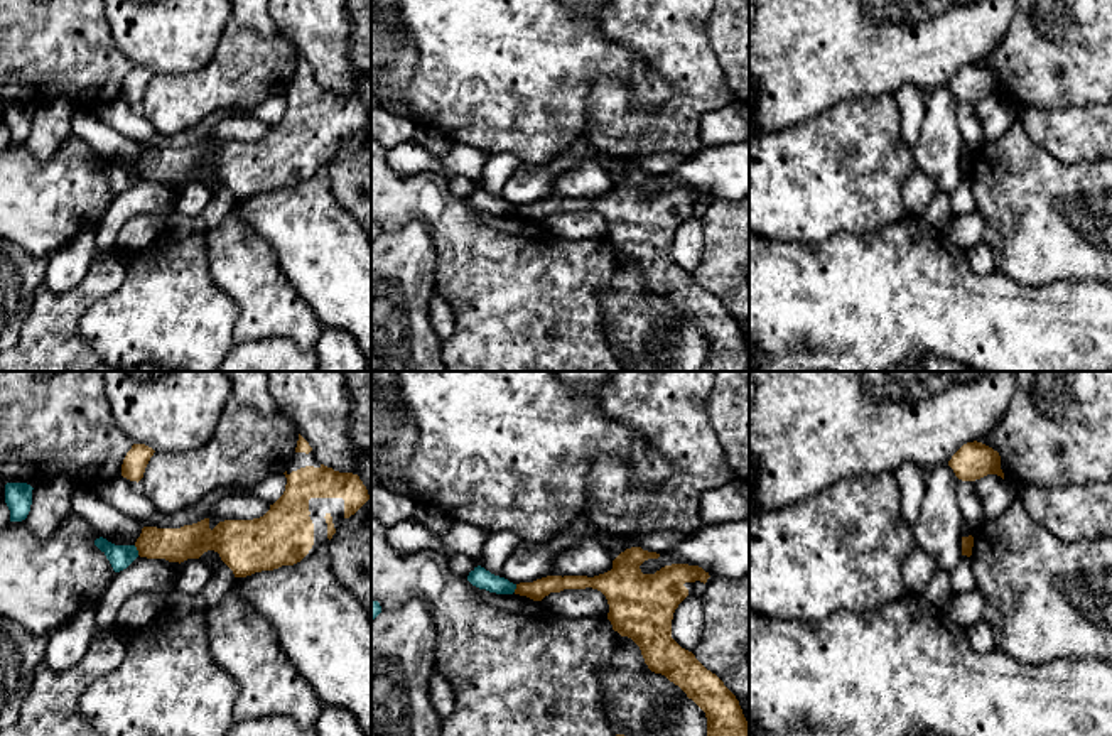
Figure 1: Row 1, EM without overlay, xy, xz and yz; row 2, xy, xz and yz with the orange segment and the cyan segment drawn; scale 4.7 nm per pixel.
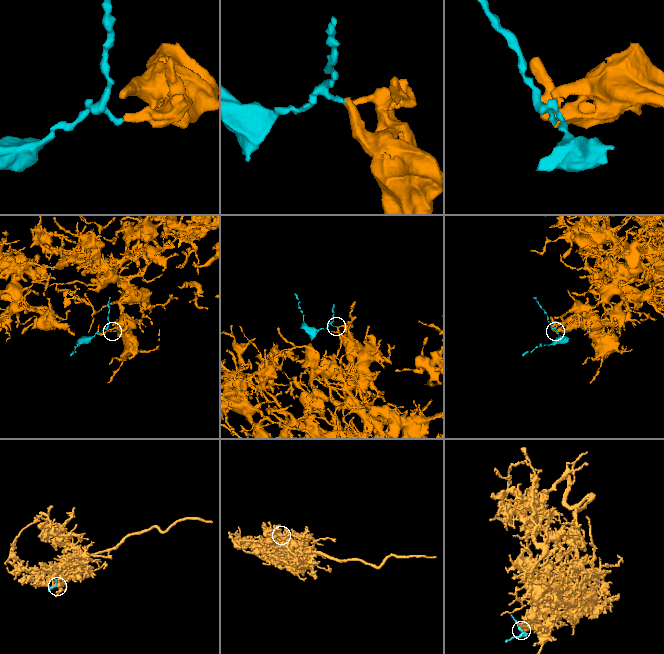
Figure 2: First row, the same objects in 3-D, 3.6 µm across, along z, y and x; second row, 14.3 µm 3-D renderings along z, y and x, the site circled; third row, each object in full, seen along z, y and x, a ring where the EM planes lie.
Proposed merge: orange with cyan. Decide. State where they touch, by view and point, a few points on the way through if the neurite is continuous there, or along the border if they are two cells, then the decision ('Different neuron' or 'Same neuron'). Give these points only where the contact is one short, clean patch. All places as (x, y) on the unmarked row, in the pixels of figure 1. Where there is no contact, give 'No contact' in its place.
Touches orange at xy (137, 171). Boundary: xy (134, 167), (139, 176). Different neuron

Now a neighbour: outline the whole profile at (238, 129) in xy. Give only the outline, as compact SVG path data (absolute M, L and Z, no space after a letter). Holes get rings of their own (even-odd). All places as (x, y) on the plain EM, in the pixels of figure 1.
M233 116L214 125L208 135L209 150L213 152L224 142L253 142L263 138L270 127L250 116Z

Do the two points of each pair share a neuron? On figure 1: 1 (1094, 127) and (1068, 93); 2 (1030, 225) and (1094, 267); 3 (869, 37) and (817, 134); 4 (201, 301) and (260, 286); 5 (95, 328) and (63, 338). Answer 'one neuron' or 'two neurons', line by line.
1: two neurons
2: one neuron
3: two neurons
4: two neurons
5: two neurons

